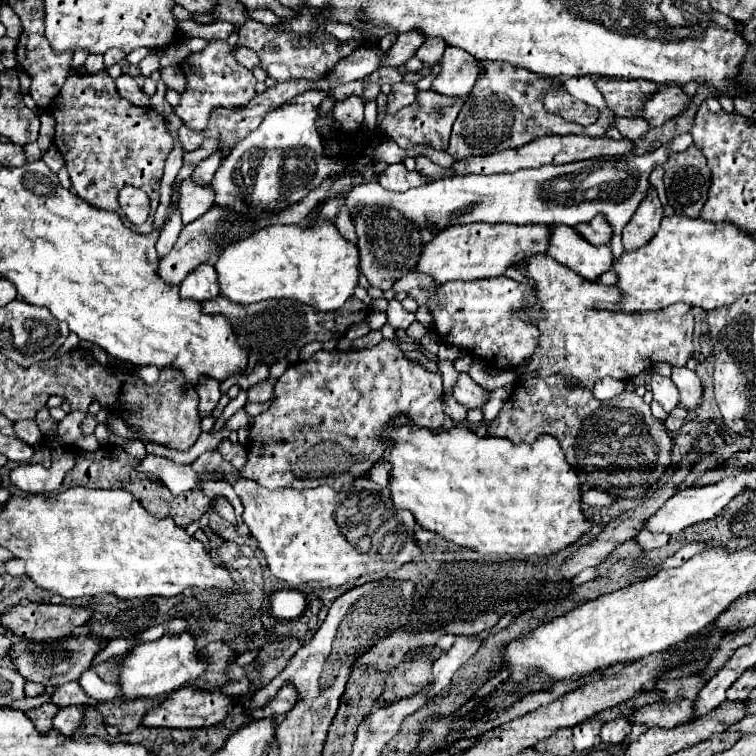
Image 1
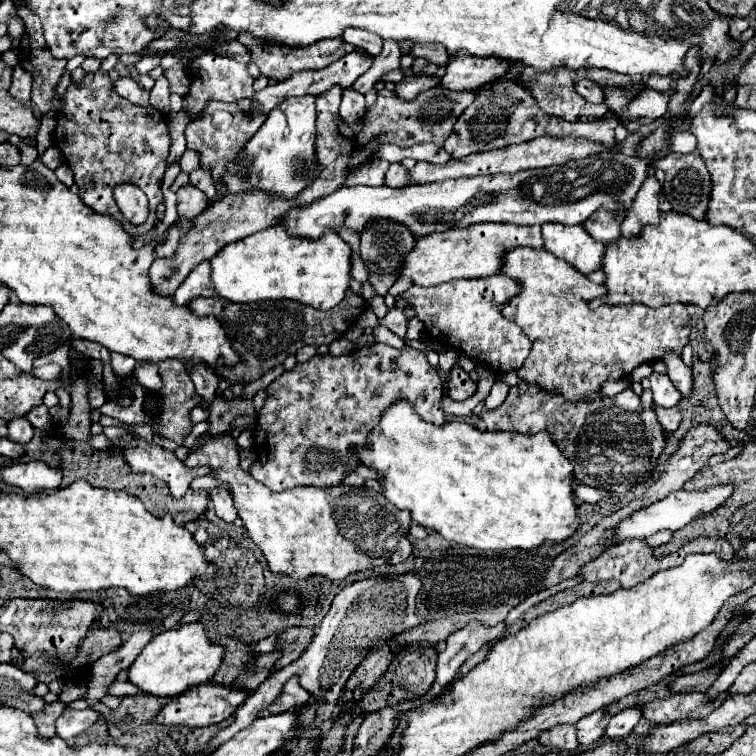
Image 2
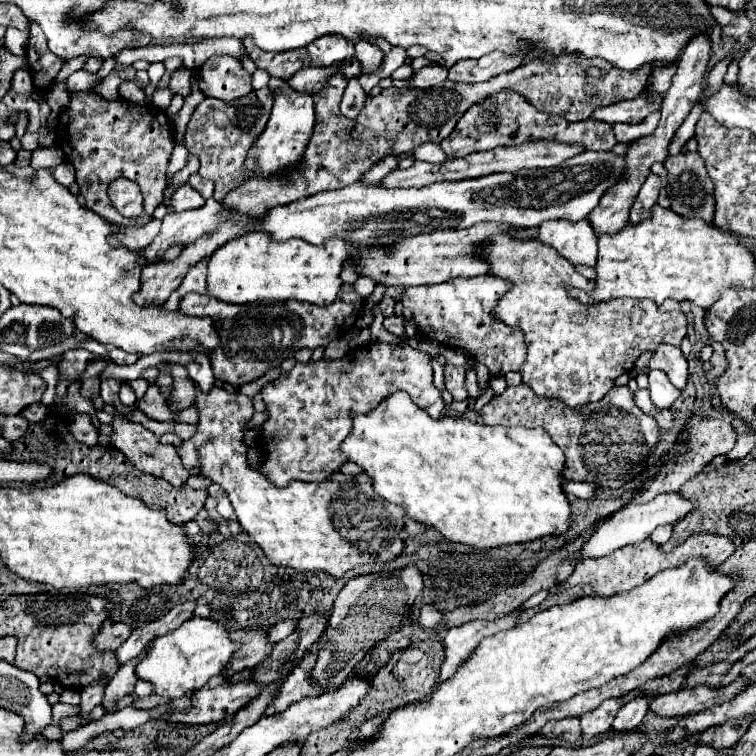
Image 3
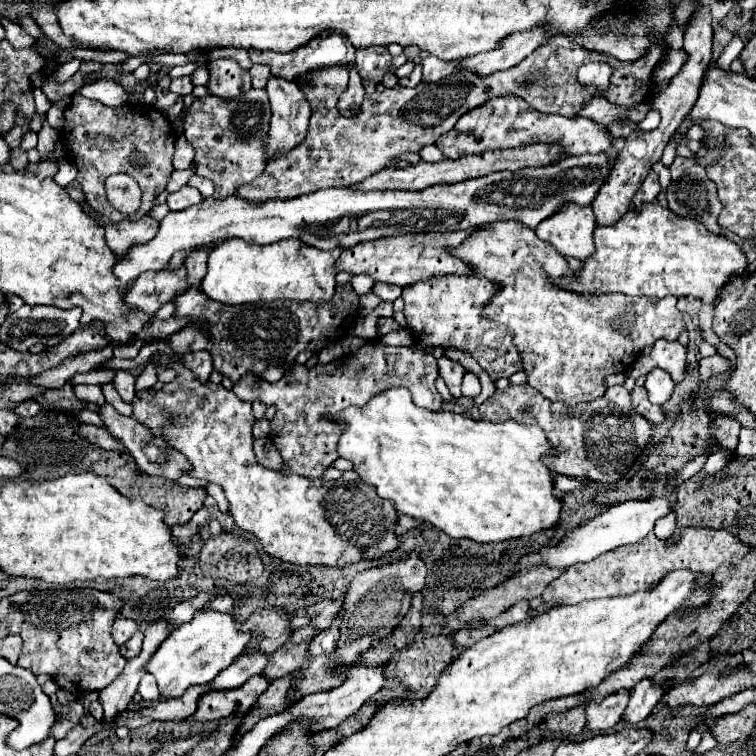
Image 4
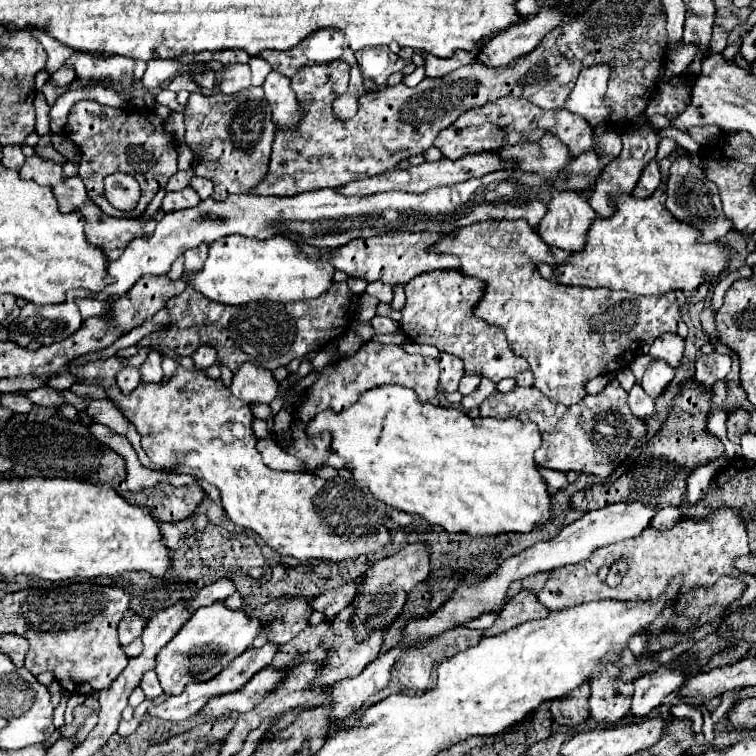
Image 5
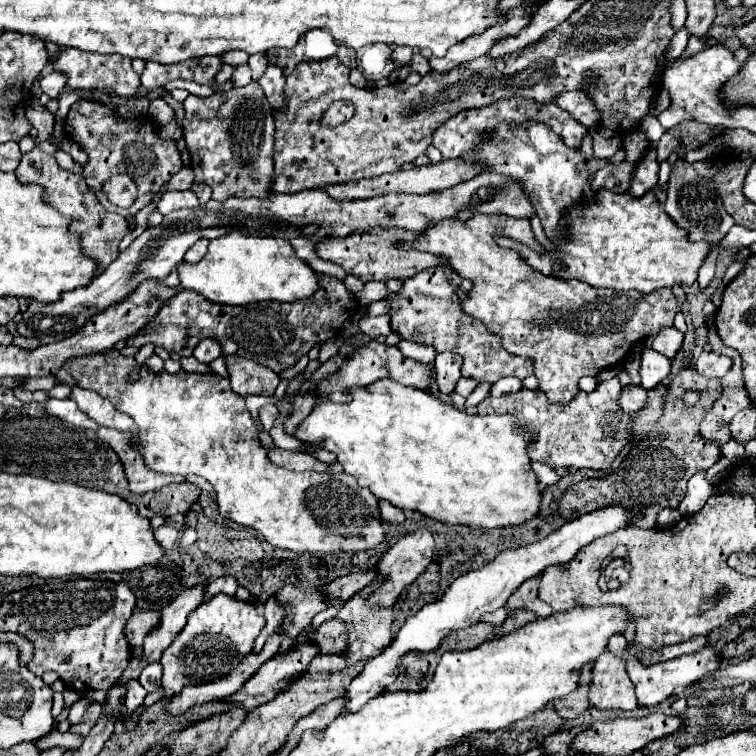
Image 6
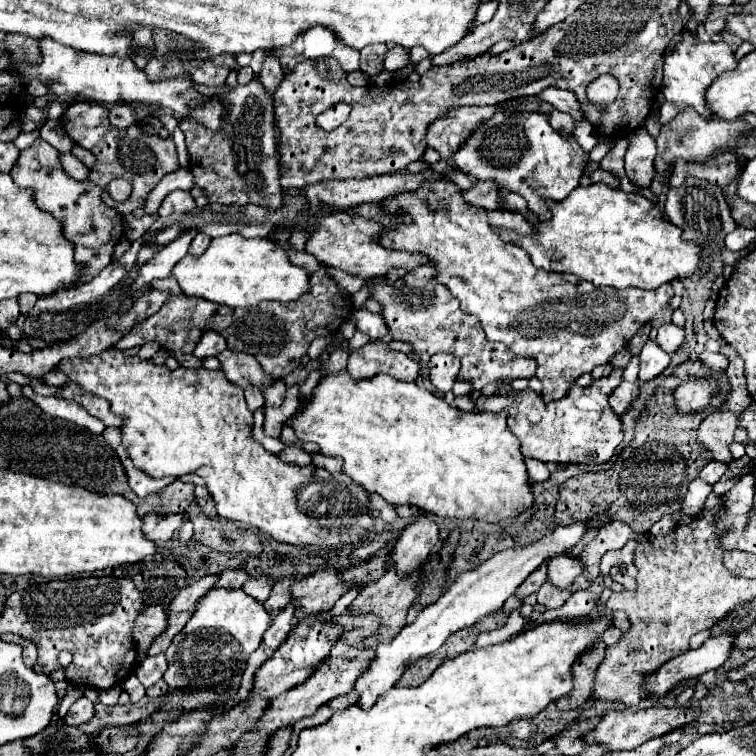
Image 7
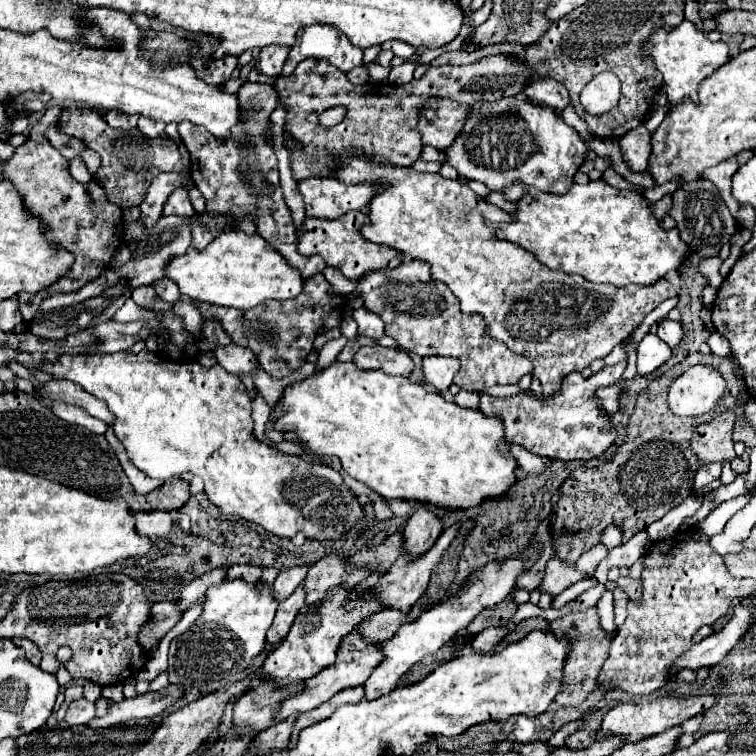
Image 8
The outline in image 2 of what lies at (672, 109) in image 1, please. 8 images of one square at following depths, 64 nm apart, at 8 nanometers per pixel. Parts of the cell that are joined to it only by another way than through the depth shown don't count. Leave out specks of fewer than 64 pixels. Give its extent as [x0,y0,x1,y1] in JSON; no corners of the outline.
[624,88,674,124]

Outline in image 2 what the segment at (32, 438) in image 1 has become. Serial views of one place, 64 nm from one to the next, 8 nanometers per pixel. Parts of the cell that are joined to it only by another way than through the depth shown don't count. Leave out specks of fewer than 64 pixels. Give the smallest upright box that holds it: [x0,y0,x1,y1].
[8,418,34,444]

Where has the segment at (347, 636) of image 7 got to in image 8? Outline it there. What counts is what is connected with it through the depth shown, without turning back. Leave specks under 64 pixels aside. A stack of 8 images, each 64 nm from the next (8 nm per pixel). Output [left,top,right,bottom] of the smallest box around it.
[354,610,408,644]

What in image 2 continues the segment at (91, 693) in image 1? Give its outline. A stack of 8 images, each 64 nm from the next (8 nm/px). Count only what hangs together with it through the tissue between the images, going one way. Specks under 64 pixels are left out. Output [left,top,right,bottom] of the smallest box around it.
[106,682,140,696]

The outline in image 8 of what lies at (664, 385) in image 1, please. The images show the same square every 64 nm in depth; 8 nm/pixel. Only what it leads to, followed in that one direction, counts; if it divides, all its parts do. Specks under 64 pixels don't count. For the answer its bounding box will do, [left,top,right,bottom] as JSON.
[638,334,670,376]

